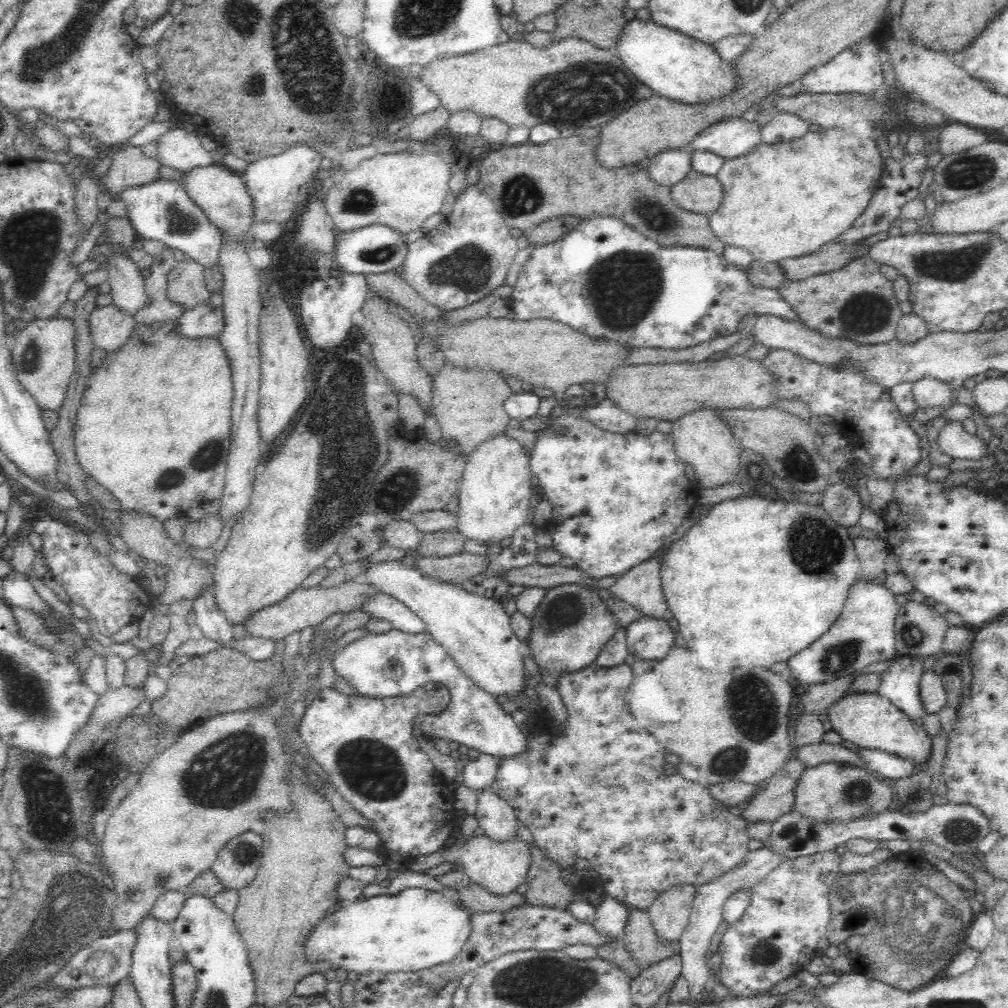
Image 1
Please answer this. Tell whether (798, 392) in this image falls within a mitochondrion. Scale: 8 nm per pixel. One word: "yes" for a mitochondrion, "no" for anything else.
no

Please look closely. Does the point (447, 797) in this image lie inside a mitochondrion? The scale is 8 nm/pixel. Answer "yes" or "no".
no

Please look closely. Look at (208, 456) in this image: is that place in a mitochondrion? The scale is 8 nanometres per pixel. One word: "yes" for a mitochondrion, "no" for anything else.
yes

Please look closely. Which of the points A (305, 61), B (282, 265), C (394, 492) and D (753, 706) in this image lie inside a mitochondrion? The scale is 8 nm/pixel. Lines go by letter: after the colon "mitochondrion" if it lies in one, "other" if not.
A: mitochondrion
B: other
C: mitochondrion
D: mitochondrion

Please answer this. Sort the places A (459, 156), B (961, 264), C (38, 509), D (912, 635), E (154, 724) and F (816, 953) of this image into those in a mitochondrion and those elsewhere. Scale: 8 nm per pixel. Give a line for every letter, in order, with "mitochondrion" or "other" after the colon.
A: other
B: mitochondrion
C: other
D: mitochondrion
E: other
F: other

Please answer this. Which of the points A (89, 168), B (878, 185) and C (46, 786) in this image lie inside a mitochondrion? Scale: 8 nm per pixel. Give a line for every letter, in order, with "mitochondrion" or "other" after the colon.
A: other
B: other
C: mitochondrion

